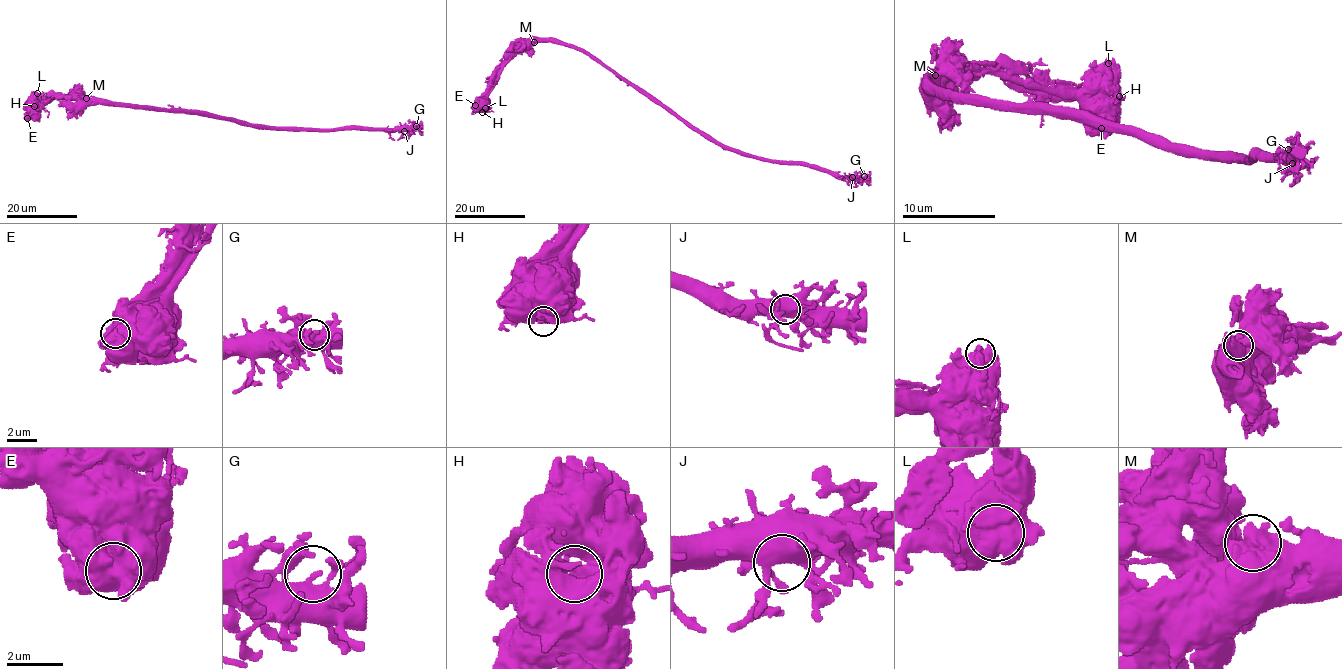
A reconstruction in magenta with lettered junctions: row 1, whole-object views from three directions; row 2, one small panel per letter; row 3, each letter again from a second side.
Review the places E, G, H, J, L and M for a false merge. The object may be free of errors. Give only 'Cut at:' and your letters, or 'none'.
Cut at: H

